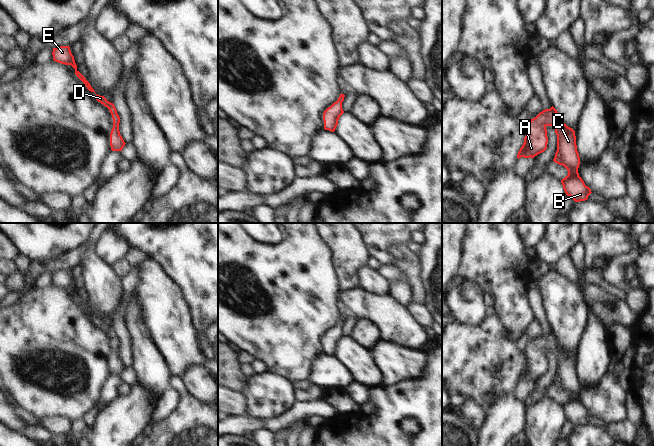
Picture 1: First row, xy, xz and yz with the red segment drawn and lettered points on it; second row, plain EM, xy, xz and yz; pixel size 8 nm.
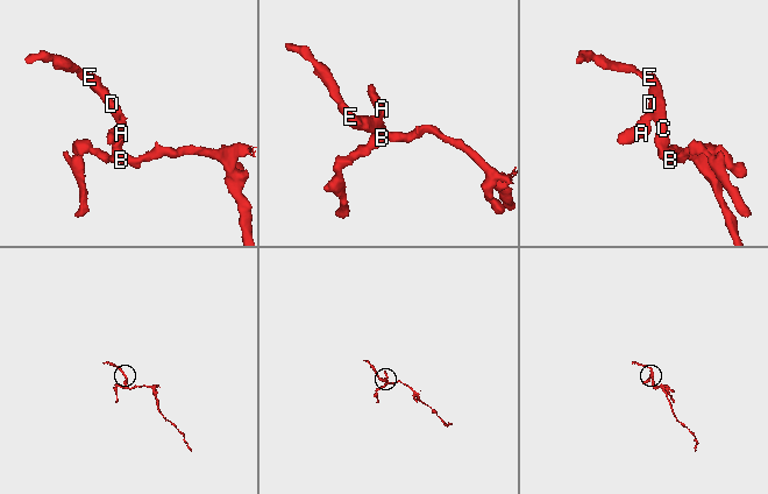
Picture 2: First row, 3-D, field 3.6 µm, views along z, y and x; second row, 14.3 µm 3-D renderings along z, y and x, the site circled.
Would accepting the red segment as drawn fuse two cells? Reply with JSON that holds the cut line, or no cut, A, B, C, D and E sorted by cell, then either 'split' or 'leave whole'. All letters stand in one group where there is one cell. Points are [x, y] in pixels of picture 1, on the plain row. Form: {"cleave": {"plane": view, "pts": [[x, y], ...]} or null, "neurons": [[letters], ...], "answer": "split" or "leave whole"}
{"cleave": null, "neurons": [["A", "B", "C", "D", "E"]], "answer": "leave whole"}

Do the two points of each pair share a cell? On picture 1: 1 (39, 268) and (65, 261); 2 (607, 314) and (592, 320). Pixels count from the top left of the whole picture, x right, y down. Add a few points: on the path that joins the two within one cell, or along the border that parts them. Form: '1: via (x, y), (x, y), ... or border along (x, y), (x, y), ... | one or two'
1: via (45, 266), (59, 264) | one
2: border along (590, 304), (604, 324), (607, 333) | two

